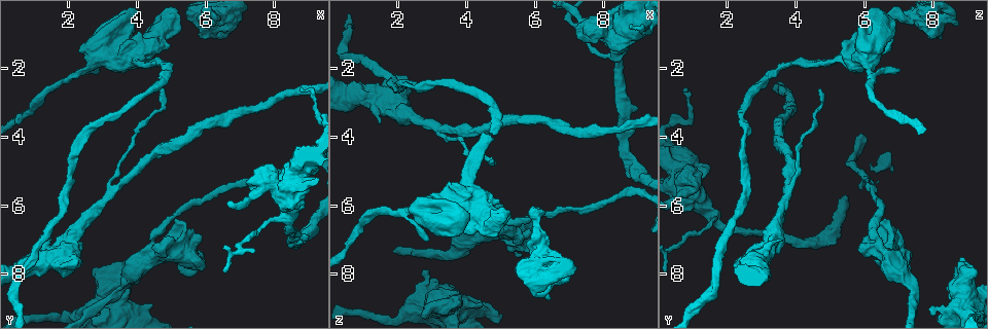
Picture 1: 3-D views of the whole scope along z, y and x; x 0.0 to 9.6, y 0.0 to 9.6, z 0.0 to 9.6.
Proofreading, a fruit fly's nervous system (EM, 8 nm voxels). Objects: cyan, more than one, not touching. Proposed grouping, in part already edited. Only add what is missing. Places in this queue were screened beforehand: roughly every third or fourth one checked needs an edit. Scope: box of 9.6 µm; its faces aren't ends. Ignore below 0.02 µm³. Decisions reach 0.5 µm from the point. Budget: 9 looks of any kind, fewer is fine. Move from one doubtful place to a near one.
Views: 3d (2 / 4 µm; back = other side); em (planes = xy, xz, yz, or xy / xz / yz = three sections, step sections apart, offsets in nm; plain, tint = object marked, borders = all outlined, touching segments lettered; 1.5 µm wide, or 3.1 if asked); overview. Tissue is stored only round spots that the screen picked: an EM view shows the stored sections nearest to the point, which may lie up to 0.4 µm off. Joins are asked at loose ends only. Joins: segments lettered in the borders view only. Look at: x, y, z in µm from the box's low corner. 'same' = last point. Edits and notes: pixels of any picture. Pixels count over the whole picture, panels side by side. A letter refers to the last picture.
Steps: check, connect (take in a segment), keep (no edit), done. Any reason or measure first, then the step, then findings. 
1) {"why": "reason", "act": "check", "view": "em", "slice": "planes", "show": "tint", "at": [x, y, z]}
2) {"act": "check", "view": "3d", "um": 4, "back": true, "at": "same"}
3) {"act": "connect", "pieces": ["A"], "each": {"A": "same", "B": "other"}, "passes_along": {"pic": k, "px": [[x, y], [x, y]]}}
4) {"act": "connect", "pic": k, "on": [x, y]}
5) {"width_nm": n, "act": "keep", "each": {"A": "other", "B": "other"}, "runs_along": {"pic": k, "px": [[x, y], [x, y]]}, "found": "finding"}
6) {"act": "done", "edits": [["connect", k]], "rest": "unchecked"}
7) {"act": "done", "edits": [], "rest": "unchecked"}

{"why": "end of a long branch", "act": "check", "view": "3d", "um": 2, "at": [8.80, 2.60, 0.75]}

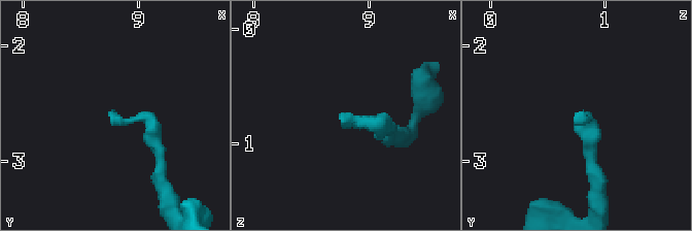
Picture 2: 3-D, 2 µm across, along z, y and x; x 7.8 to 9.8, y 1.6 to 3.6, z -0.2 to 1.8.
{"act": "check", "view": "em", "slice": "planes", "show": "plain", "at": [8.78, 2.68, 0.76]}

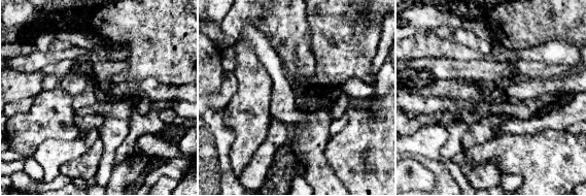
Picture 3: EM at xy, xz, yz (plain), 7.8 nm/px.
{"act": "check", "view": "em", "slice": "planes", "show": "borders", "at": "same"}

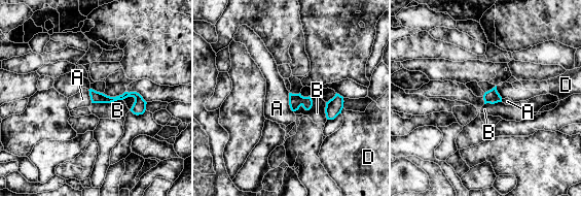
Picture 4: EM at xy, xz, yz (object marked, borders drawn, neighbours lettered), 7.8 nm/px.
{"act": "keep", "each": {"A": "other", "B": "other", "D": "other"}, "runs_along": {"pic": 4, "px": [[92, 92], [101, 98], [133, 95], [143, 107]]}, "found": "none of them fits"}

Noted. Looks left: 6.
{"why": "tapers out", "act": "check", "view": "3d", "um": 2, "at": [2.80, 2.10, 7.00]}

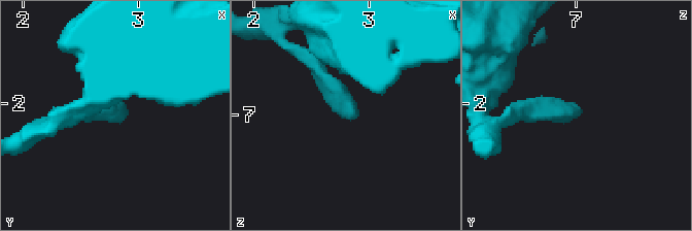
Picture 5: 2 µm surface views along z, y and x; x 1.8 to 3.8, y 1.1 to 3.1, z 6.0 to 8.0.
{"why": "shape alone is not enough", "act": "check", "view": "em", "slice": "yz", "step": 4, "show": "borders", "at": [2.86, 2.10, 7.02]}

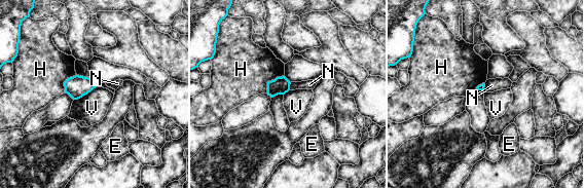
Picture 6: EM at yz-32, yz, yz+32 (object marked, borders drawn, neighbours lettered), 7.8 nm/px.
{"act": "check", "view": "em", "slice": "planes", "show": "borders", "at": "same"}

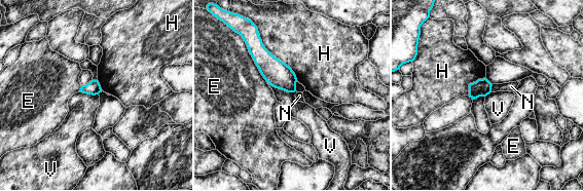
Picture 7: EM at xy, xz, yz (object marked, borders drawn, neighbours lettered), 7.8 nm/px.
{"width_nm": 110, "act": "keep", "each": {"E": "other", "H": "other", "N": "other", "V": "other"}, "border": {"pic": 7, "px": [[267, 81], [276, 87], [295, 91]]}, "found": "no lettered segment goes on from it"}

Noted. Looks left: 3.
{"why": "branch stops here", "act": "check", "view": "em", "slice": "planes", "show": "tint", "at": [6.00, 0.85, 6.10]}

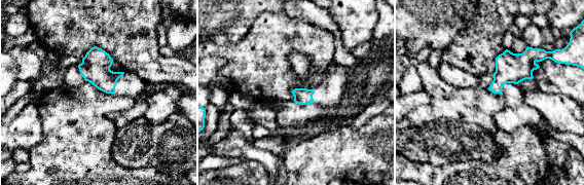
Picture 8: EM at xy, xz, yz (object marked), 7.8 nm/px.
{"act": "check", "view": "em", "slice": "planes", "show": "borders", "at": "same"}

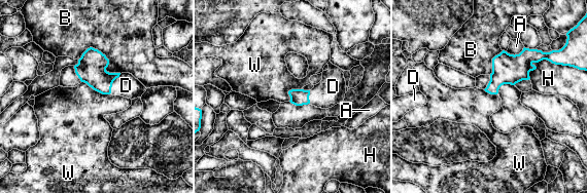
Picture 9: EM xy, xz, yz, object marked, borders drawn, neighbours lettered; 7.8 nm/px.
{"act": "connect", "pic": 9, "on": [126, 85], "each": {"A": "other", "B": "other", "D": "same", "H": "other", "W": "other"}, "passes_along": {"pic": 9, "px": [[91, 69], [112, 82], [126, 85]]}, "found": "the cell continues"}

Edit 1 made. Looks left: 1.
{"act": "done", "edits": [["connect", 9]], "rest": "unchecked"}

